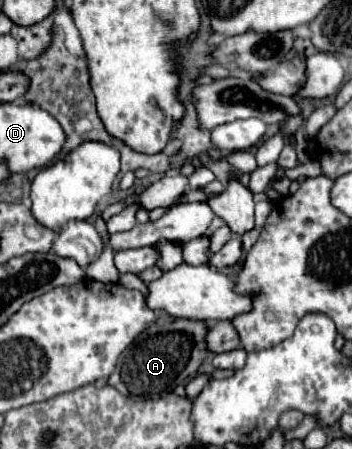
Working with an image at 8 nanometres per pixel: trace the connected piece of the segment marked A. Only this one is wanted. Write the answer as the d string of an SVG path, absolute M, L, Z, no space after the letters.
M163 310L157 312L155 324L143 330L135 342L123 352L117 370L109 376L109 384L121 394L133 398L161 398L175 390L175 386L185 384L187 378L193 378L211 352L207 350L205 336L209 332L209 322L175 318Z

